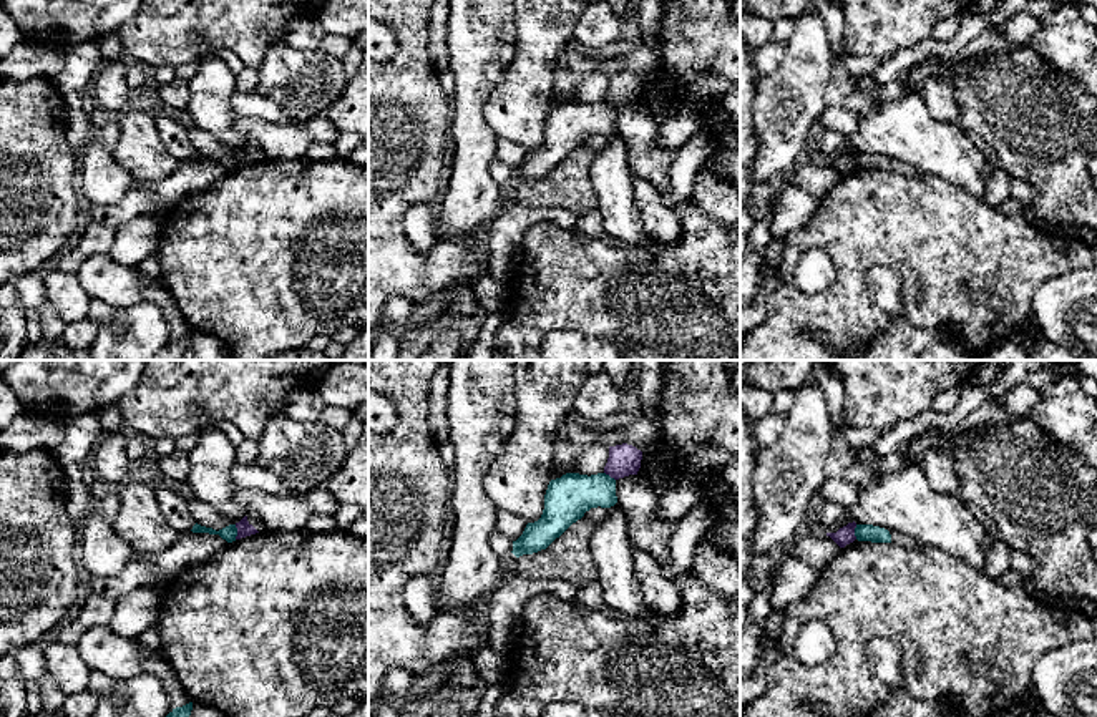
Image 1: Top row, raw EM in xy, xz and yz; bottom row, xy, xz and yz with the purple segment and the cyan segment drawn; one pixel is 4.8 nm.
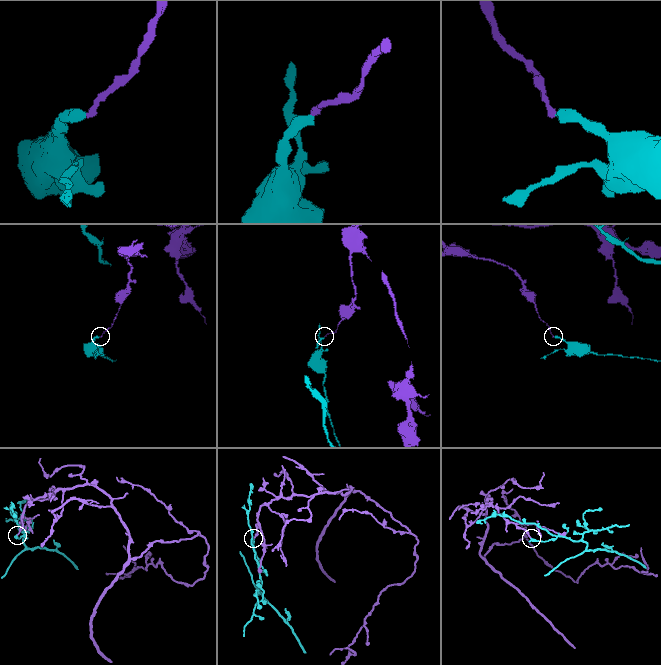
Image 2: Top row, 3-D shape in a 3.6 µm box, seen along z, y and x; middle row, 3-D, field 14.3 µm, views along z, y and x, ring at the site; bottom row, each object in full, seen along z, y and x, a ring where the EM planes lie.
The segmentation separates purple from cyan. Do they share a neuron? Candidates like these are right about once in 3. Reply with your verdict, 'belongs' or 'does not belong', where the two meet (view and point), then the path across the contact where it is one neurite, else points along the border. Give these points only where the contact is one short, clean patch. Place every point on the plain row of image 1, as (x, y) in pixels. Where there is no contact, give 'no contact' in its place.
does not belong; contact xy (238, 160); border xy (234, 153), (236, 166)

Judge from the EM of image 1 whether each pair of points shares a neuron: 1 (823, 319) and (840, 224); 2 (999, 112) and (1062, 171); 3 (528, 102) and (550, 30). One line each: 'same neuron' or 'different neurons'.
1: same neuron
2: same neuron
3: same neuron

